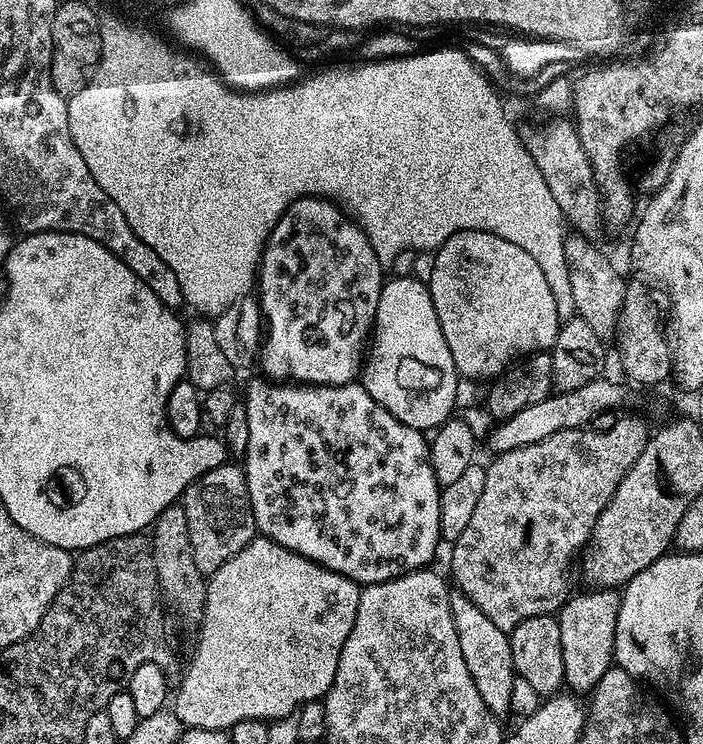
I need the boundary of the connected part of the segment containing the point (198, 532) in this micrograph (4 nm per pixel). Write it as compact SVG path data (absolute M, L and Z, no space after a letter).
M220 462L216 467L209 468L206 474L202 474L202 478L198 478L186 489L182 503L186 510L186 523L190 526L190 546L194 550L194 566L198 566L198 570L202 573L216 572L218 566L222 566L222 562L234 558L234 554L238 554L238 550L242 550L242 546L246 546L251 542L252 537L257 535L246 478L239 463Z

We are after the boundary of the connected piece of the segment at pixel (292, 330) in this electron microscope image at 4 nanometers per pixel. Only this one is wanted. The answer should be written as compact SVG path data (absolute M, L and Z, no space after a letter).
M303 196L278 218L260 256L258 301L266 335L259 347L258 366L273 382L351 384L361 375L366 345L376 322L378 298L386 272L364 229L340 207L322 196Z

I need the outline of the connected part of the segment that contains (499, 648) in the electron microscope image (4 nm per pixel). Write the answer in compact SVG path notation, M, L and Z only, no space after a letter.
M459 590L449 595L450 614L454 618L454 630L458 630L458 646L462 646L462 659L466 661L466 670L470 670L470 678L474 678L474 686L478 686L478 694L482 694L482 702L493 715L504 718L512 708L512 683L517 683L516 667L512 657L512 641L509 633L498 630L470 598L466 598Z

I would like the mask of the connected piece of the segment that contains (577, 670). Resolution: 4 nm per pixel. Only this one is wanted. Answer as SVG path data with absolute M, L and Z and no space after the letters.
M592 588L569 595L558 612L560 629L562 630L562 666L564 667L564 683L573 693L591 693L596 683L606 674L608 668L613 667L618 639L618 625L616 619L620 613L621 593L614 588Z

